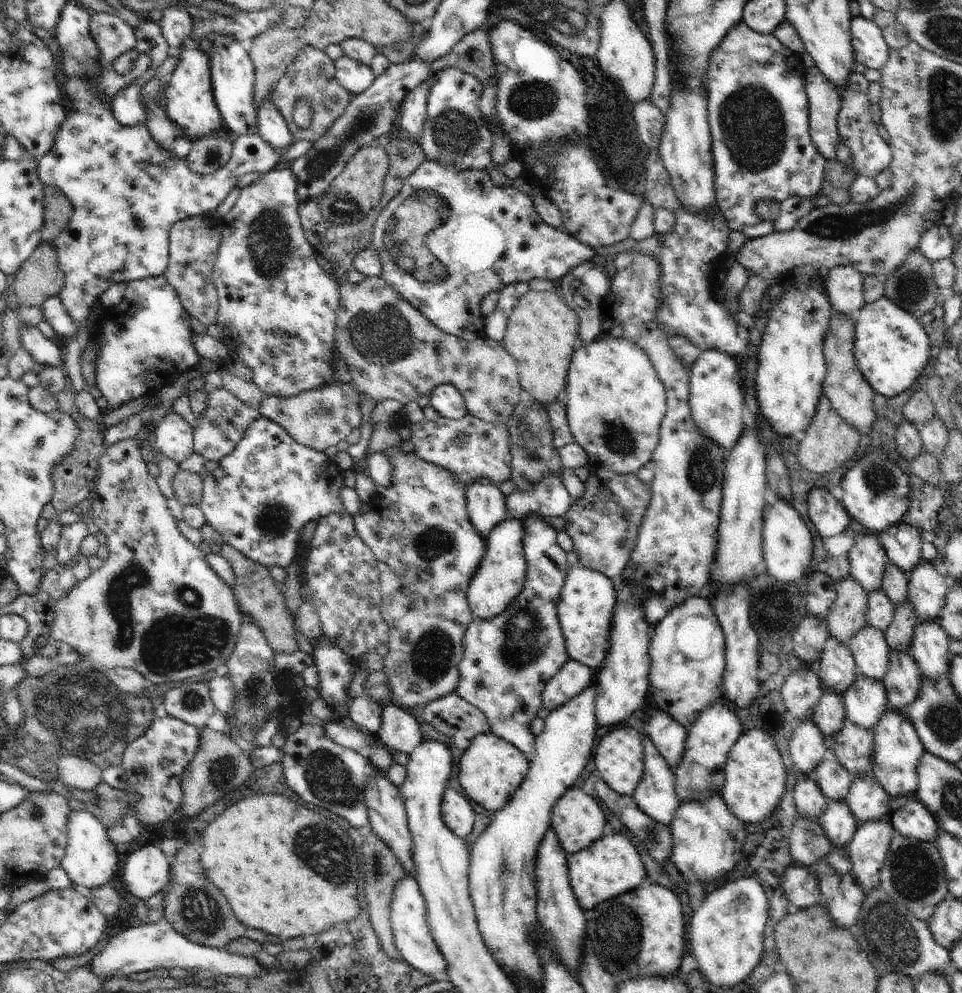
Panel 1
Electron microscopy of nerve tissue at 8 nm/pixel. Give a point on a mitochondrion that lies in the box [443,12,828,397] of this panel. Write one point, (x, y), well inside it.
(751, 122)

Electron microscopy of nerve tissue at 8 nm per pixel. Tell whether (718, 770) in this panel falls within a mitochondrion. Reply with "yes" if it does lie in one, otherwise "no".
no

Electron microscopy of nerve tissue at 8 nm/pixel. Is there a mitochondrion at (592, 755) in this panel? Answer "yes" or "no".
no

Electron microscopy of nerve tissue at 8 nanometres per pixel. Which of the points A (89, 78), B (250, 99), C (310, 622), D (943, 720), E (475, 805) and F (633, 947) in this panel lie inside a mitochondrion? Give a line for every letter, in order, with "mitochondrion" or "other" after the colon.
A: other
B: other
C: other
D: mitochondrion
E: other
F: mitochondrion

